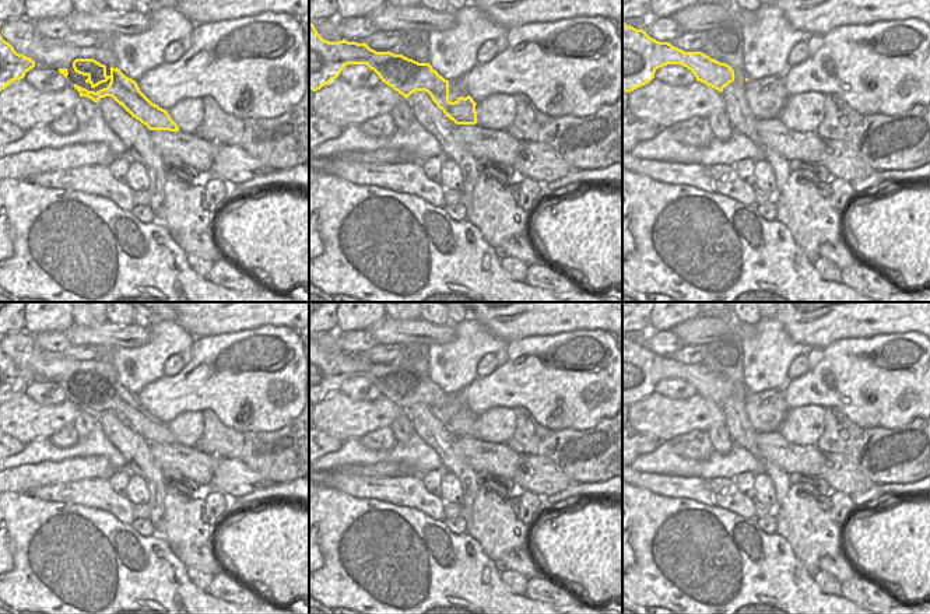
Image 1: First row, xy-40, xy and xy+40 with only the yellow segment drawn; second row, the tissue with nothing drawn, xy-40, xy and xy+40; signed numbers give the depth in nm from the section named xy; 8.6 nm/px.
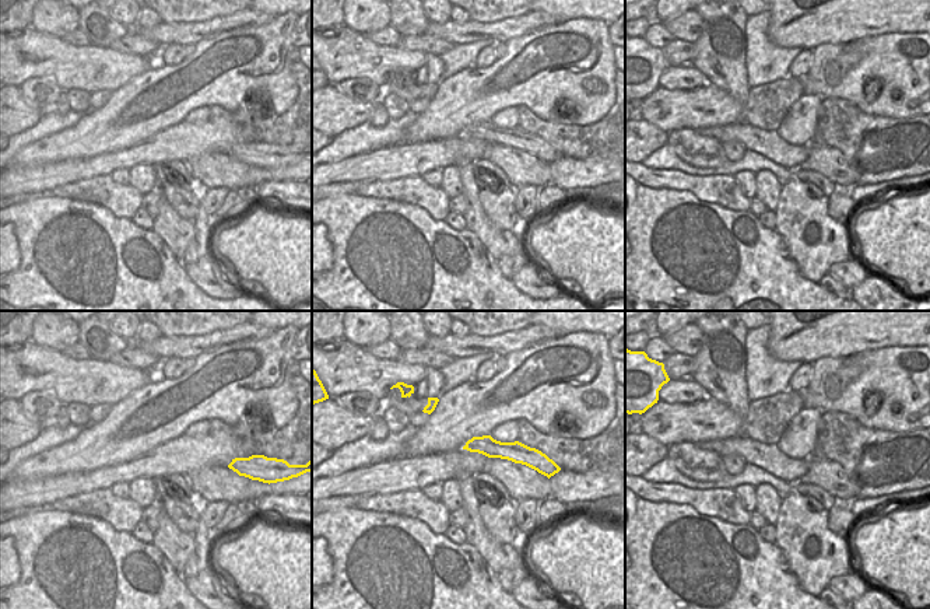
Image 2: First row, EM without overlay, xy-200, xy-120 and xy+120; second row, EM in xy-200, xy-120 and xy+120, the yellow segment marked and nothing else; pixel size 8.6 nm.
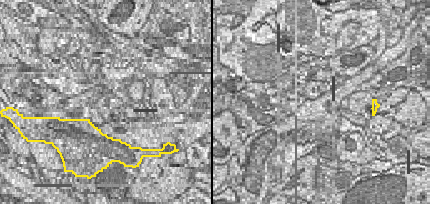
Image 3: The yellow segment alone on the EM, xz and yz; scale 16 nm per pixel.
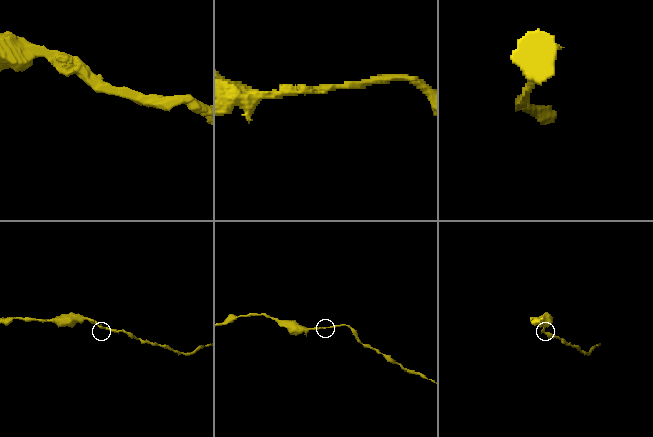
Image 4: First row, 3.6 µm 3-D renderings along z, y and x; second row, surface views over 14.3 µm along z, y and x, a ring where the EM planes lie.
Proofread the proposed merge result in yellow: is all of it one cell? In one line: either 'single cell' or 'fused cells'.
single cell

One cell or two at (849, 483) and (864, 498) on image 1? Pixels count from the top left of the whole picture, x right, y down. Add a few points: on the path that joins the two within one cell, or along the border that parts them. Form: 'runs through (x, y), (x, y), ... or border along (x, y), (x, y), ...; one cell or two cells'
border along (878, 484), (850, 495); two cells

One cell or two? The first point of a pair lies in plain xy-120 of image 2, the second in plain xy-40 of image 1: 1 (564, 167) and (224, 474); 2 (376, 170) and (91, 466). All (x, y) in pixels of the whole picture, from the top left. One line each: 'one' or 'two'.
1: one
2: one

